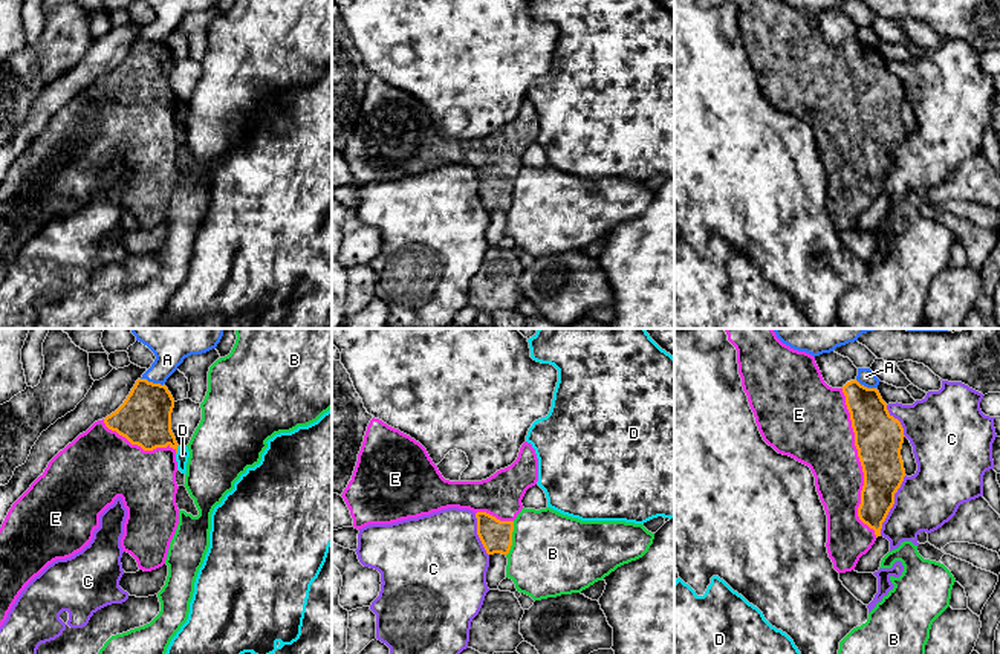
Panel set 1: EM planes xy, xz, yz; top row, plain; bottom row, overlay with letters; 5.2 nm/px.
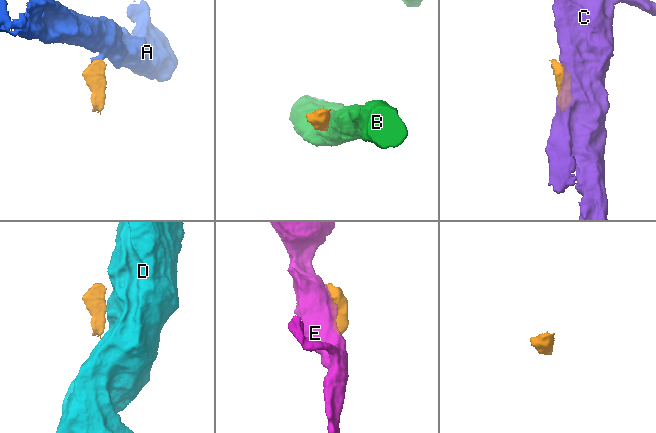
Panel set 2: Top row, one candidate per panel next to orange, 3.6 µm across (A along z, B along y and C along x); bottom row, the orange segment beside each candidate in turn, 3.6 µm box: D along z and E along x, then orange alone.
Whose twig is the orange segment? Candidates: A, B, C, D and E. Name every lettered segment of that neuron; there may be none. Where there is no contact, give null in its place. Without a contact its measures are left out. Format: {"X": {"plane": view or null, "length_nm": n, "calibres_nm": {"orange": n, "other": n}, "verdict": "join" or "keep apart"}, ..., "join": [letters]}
{"A": {"plane": "xy", "length_nm": 130, "calibres_nm": {"orange": 280, "other": 240}, "verdict": "keep apart"}, "B": {"plane": "xz", "length_nm": 190, "calibres_nm": {"orange": 170, "other": 440}, "verdict": "keep apart"}, "C": {"plane": "yz", "length_nm": 340, "calibres_nm": {"orange": 220, "other": 300}, "verdict": "keep apart"}, "D": {"plane": "xy", "length_nm": 60, "calibres_nm": {"orange": 280, "other": 70}, "verdict": "keep apart"}, "E": {"plane": "yz", "length_nm": 800, "calibres_nm": {"orange": 260, "other": 340}, "verdict": "join"}, "join": ["E"]}

